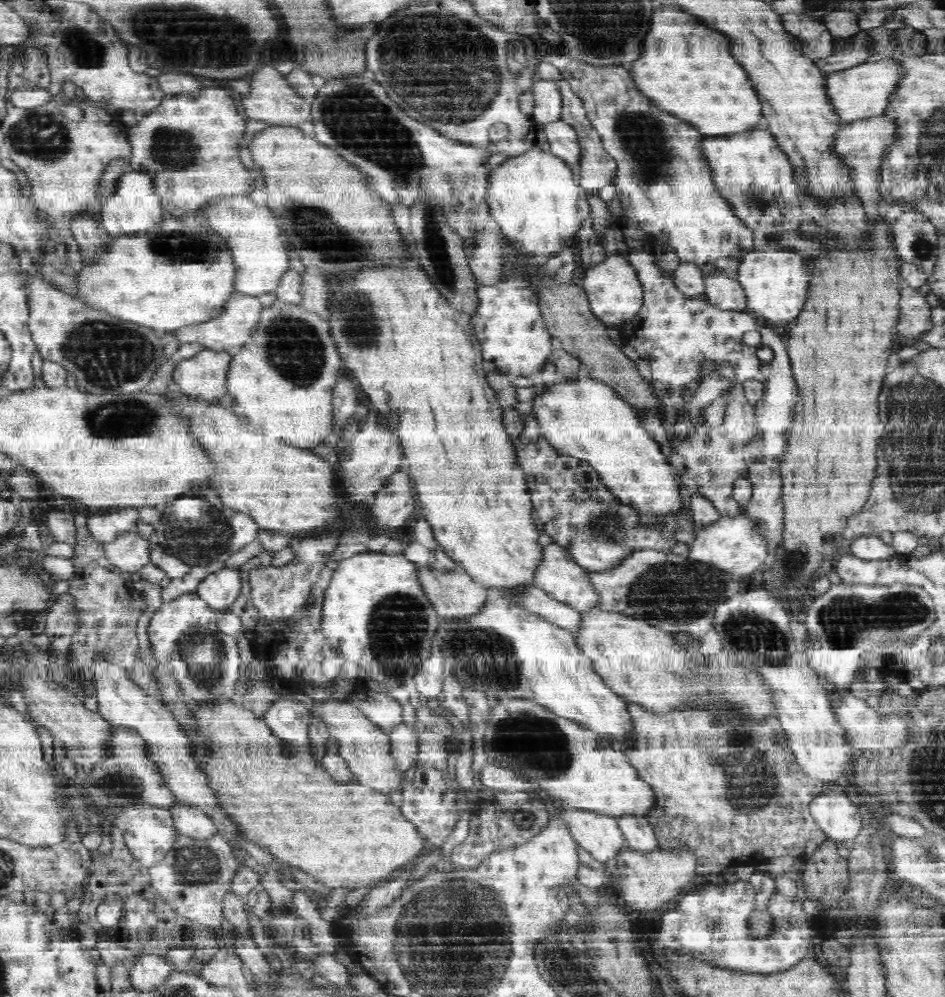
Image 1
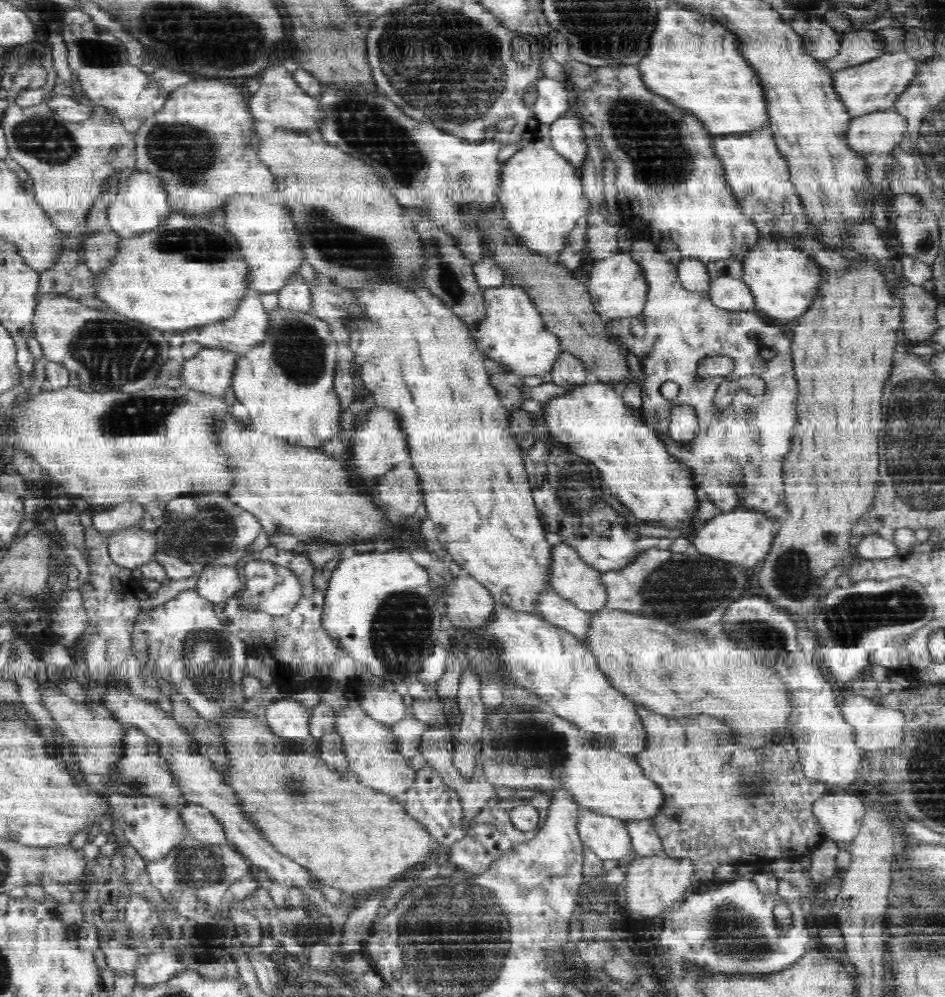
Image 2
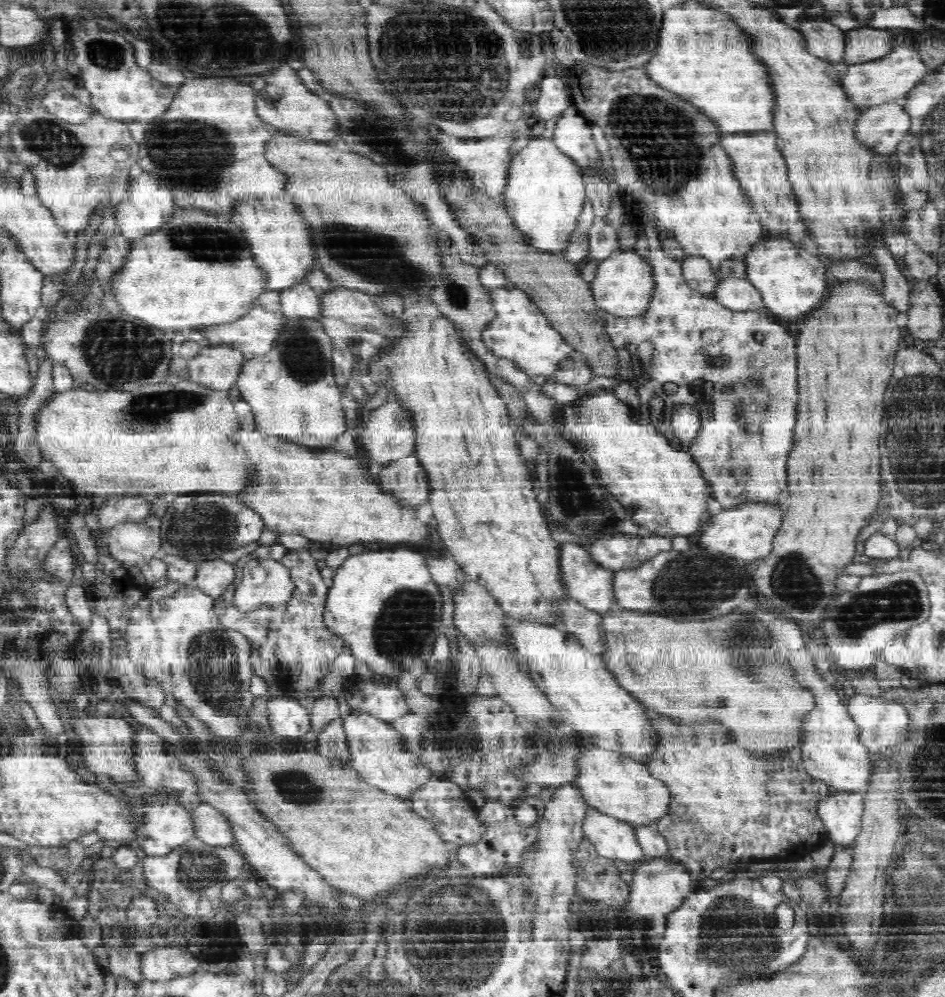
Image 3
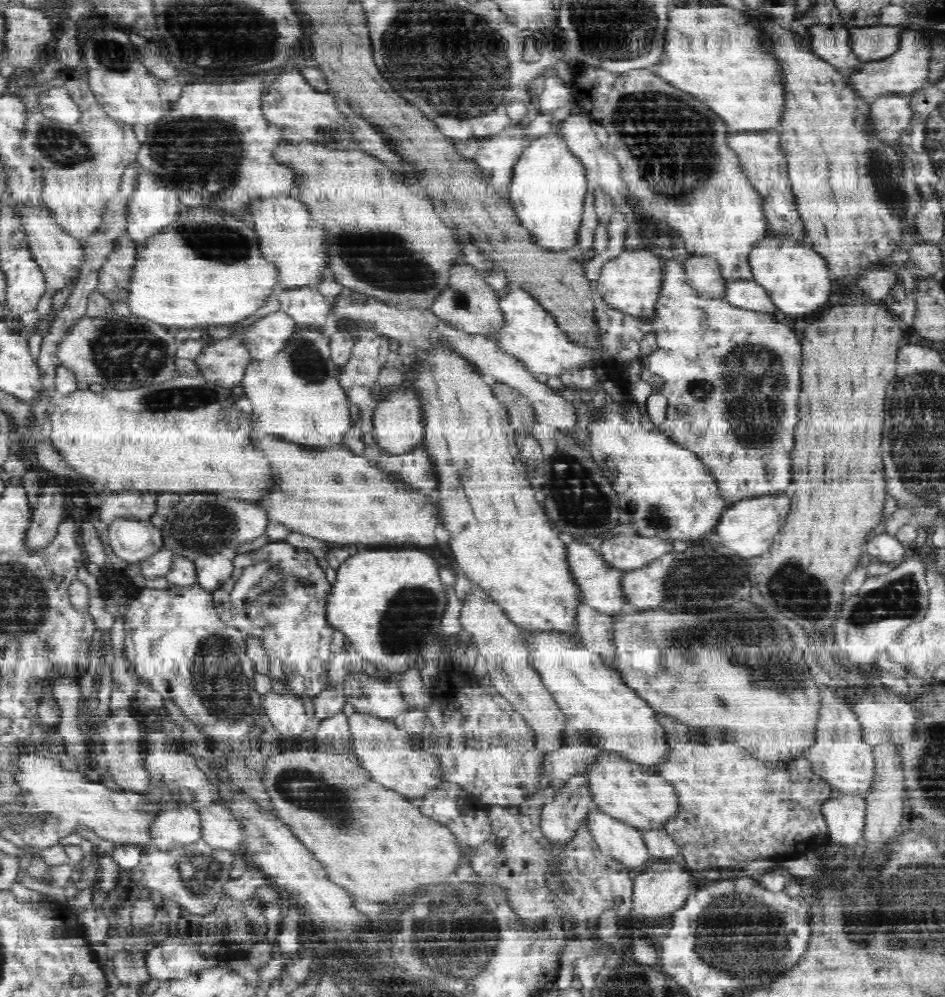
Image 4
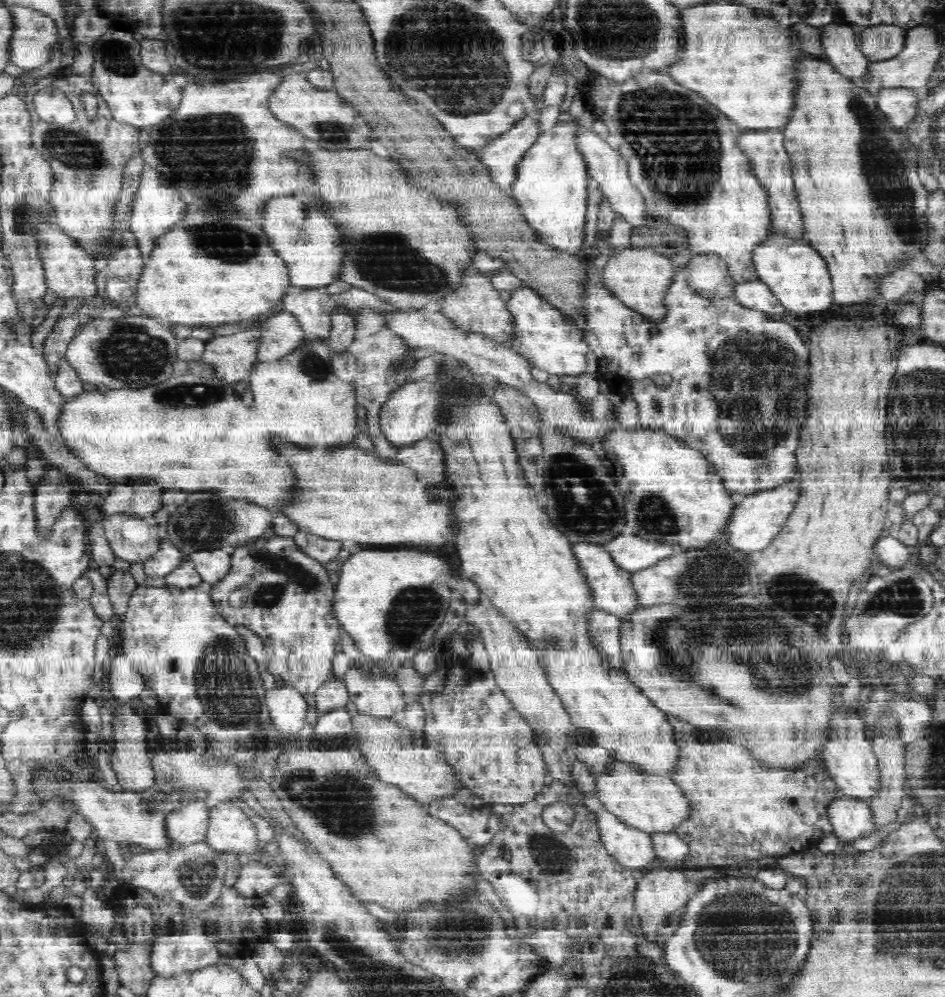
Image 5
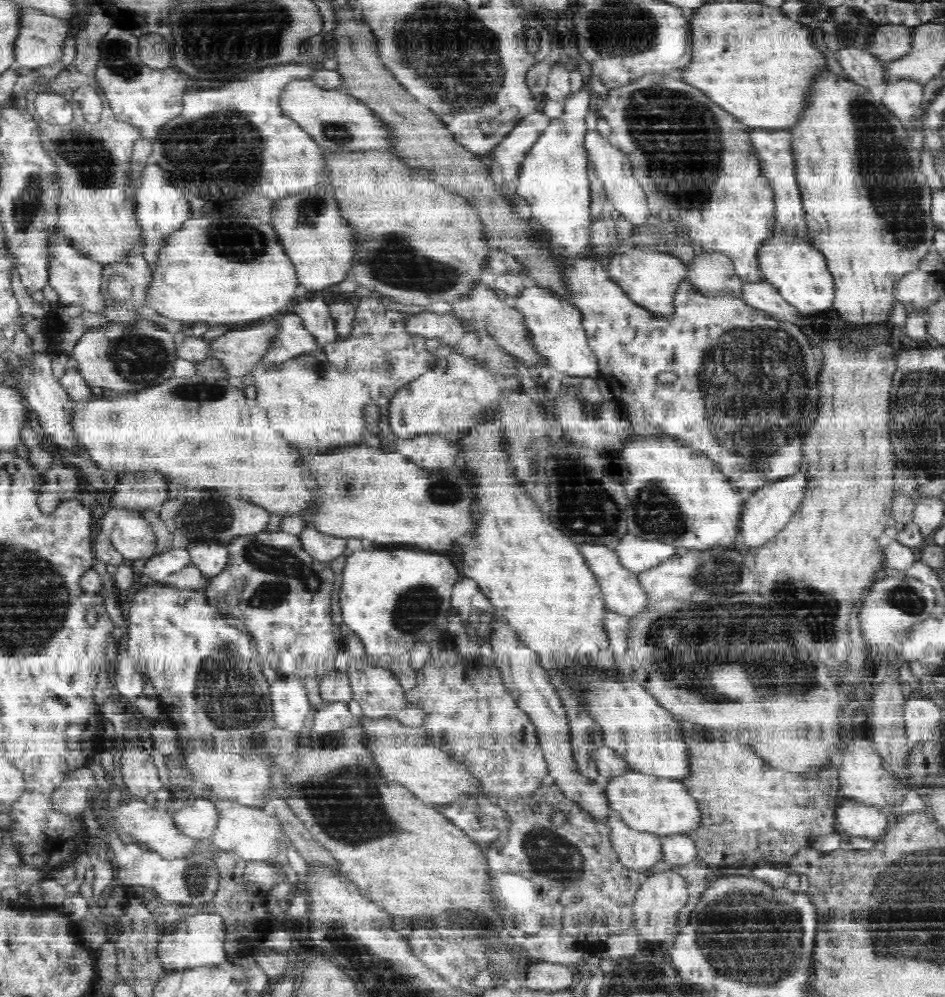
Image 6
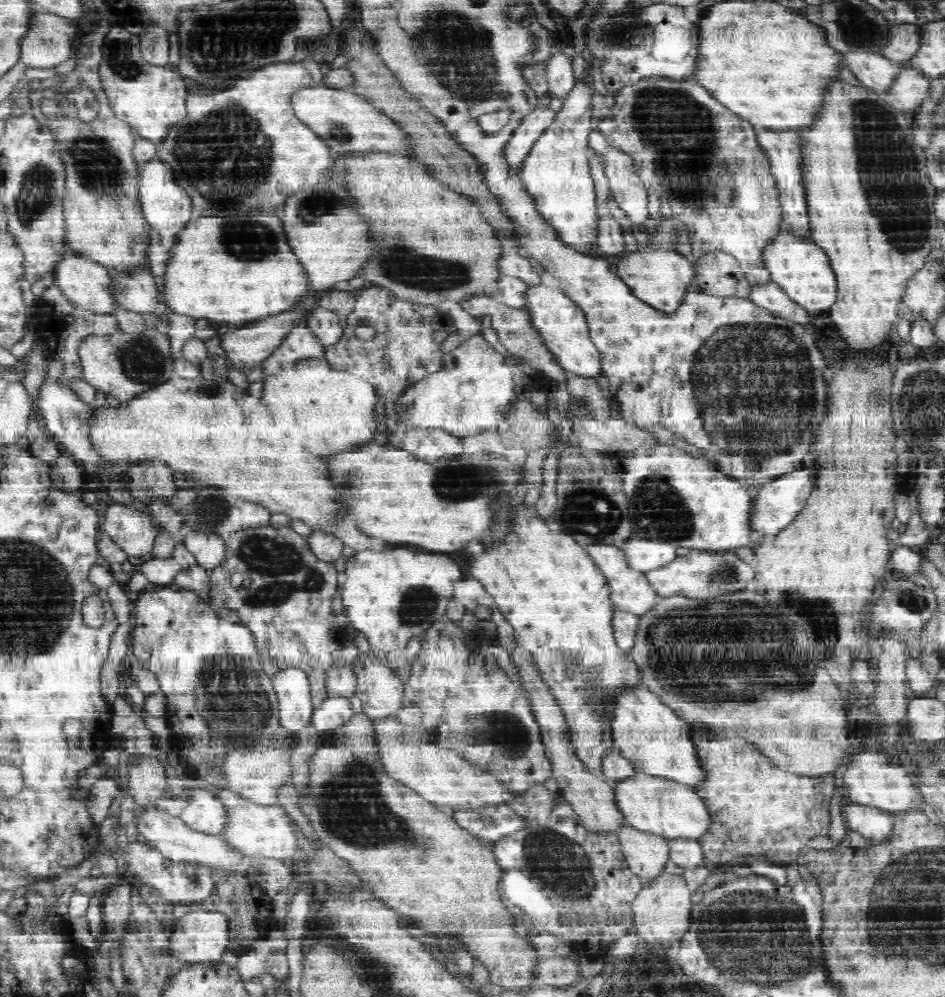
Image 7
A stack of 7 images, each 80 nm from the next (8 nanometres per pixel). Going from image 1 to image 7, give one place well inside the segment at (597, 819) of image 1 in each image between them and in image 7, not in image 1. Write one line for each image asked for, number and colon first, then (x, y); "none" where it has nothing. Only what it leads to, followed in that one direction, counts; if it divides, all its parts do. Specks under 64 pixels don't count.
2: (609, 838)
3: (613, 839)
4: (624, 843)
5: (634, 849)
6: (639, 851)
7: (647, 854)

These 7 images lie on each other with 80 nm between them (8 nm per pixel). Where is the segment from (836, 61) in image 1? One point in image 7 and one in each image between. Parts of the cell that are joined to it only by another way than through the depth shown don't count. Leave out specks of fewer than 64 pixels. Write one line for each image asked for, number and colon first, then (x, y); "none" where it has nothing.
2: (859, 46)
3: (864, 43)
4: (872, 43)
5: (881, 42)
6: (891, 42)
7: (905, 43)

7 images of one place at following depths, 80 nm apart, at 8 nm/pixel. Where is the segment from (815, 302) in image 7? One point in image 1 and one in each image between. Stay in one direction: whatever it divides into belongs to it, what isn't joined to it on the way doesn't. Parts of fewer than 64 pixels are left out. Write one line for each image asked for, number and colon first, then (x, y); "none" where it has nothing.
1: (776, 280)
2: (785, 281)
3: (792, 281)
4: (796, 278)
5: (796, 272)
6: (796, 267)

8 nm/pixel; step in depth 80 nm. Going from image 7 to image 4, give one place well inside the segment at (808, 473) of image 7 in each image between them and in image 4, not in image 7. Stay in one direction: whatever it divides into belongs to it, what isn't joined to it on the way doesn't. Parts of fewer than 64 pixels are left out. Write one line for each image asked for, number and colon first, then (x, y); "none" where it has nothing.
4: (748, 527)
5: (759, 518)
6: (769, 509)

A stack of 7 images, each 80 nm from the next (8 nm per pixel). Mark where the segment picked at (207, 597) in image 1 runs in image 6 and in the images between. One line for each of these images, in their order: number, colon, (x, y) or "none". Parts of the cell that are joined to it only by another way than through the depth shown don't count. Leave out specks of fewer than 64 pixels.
2: (217, 583)
3: (214, 575)
4: (212, 569)
5: (212, 563)
6: (210, 557)

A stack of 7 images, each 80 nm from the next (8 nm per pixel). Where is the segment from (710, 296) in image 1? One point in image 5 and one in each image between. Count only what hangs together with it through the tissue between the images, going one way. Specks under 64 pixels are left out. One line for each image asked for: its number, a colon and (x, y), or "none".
2: (728, 293)
3: (739, 294)
4: (748, 294)
5: (753, 294)

